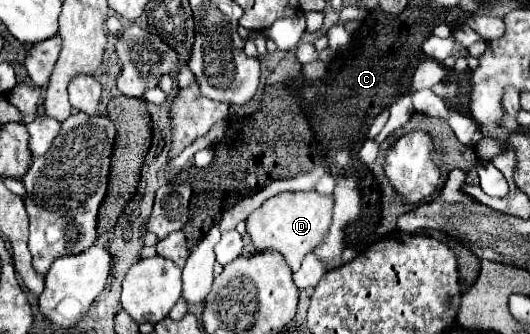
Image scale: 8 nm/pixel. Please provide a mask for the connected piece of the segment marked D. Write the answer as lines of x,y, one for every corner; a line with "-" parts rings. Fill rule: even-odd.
315,190
283,192
279,196
269,198
261,208
257,208
247,218
247,232
259,252
275,250
275,252
283,254
289,268
293,272
297,272
305,254
311,252
317,246
317,242
323,238
323,234
327,232
327,228
331,224
333,206
335,206
333,196
323,196

